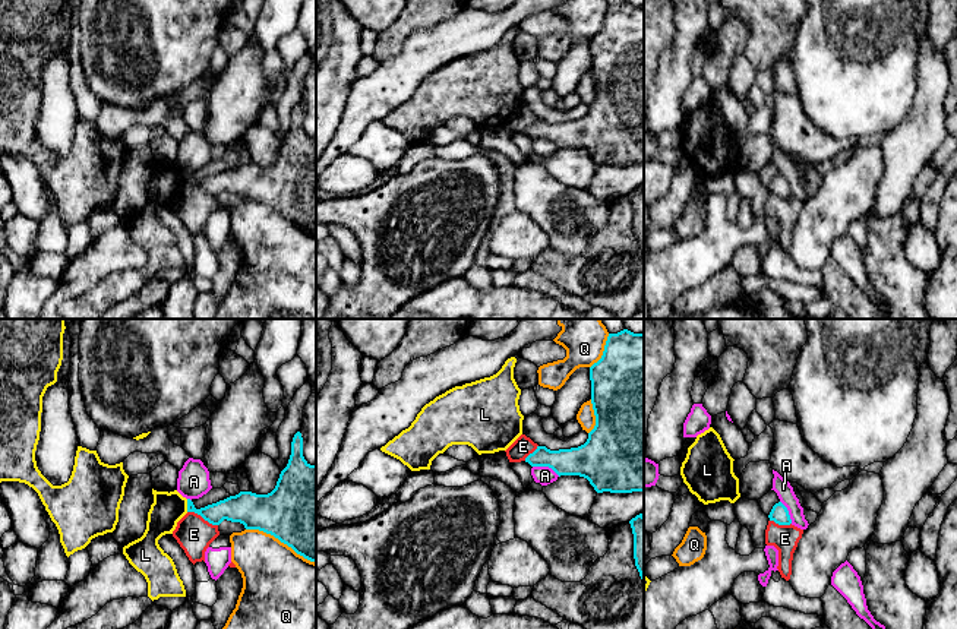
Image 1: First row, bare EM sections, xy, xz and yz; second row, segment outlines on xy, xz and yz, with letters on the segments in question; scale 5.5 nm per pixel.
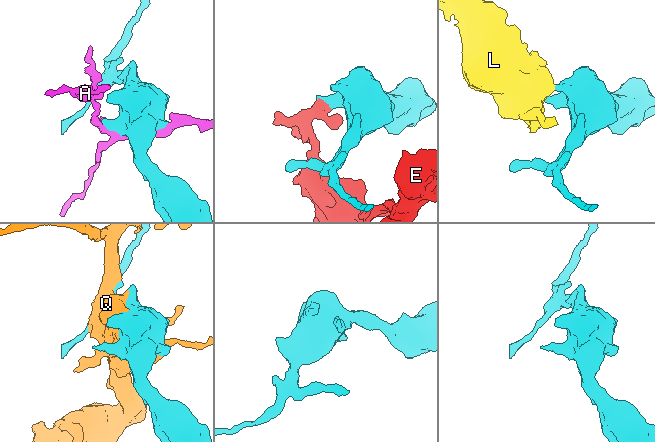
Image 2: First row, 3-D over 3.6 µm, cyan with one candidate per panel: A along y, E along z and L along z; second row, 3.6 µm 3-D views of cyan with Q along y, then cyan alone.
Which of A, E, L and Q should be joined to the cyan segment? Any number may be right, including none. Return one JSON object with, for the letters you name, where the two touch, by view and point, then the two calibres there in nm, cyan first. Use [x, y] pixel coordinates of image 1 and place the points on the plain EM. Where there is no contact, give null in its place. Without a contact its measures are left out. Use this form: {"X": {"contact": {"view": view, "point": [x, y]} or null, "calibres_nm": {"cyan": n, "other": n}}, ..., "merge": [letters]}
{"merge": []}

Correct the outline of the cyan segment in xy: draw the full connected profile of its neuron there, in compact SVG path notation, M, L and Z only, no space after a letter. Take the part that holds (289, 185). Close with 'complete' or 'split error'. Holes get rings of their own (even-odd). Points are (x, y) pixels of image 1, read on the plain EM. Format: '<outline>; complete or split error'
M301 105L294 107L288 136L281 143L271 165L240 164L200 181L196 181L193 174L187 171L187 184L200 187L212 197L219 197L227 192L243 196L246 202L263 203L291 219L297 227L316 236L316 138L310 138L303 129Z; complete

